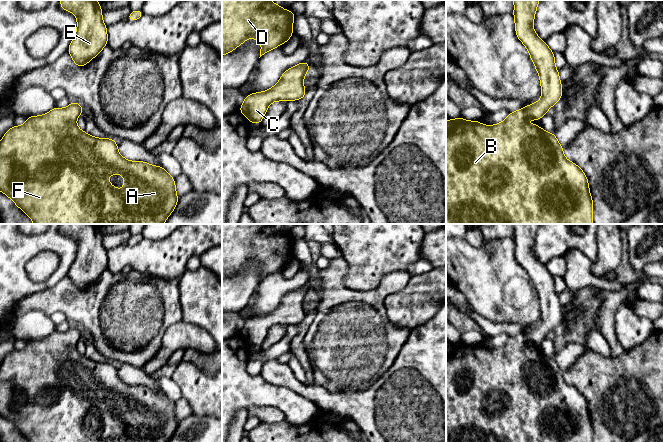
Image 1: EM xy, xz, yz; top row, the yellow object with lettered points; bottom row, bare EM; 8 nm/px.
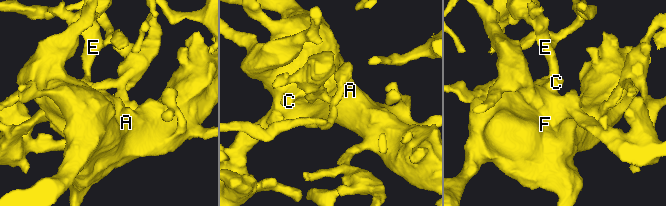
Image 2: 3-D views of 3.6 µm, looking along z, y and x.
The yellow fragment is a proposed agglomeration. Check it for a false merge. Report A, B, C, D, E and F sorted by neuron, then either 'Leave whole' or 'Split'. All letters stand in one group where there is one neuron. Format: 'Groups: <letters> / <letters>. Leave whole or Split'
Groups: A B C D E F. Leave whole

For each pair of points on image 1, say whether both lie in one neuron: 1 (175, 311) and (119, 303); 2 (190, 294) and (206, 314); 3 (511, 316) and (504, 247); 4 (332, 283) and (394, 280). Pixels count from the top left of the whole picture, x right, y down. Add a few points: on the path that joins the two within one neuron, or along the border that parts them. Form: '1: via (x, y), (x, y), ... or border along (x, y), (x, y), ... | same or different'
1: via (163, 297), (133, 296) | same
2: via (195, 299), (205, 309) | same
3: via (496, 299), (496, 264) | same
4: via (347, 295), (376, 296), (379, 294) | same

